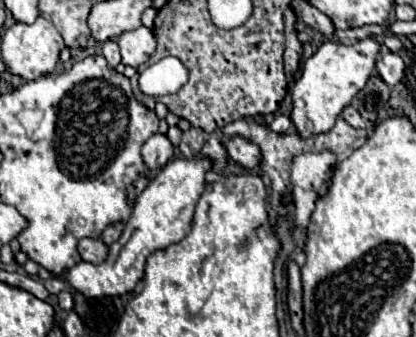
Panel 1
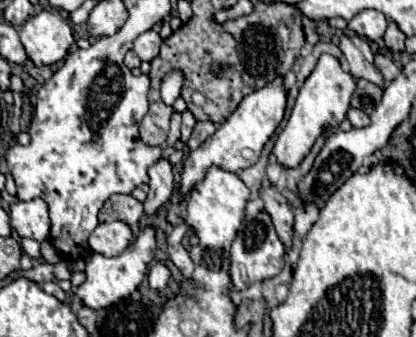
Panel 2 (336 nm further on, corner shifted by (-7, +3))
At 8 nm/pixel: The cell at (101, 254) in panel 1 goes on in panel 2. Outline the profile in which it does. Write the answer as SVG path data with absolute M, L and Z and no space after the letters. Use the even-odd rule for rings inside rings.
M112 221L112 223L100 223L92 231L88 245L94 253L114 257L114 255L120 255L120 251L124 251L128 247L130 239L132 239L130 227L122 221Z

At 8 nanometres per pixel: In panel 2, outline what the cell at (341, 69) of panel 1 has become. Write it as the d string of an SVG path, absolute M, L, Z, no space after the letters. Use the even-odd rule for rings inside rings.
M322 53L314 71L304 81L304 85L298 93L298 99L294 103L294 109L290 113L286 127L280 131L280 135L276 139L276 145L272 149L276 159L284 167L296 167L296 163L300 163L300 159L304 159L304 155L308 155L308 151L312 149L312 143L328 127L338 127L346 119L346 111L350 107L350 97L352 97L354 89L356 89L356 79L348 71L342 69L342 65L338 63L336 57Z

